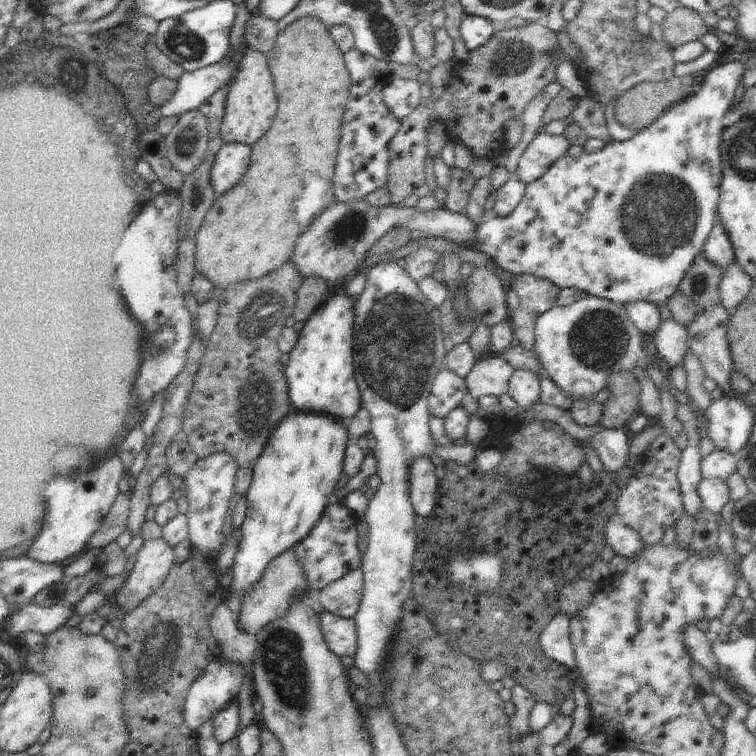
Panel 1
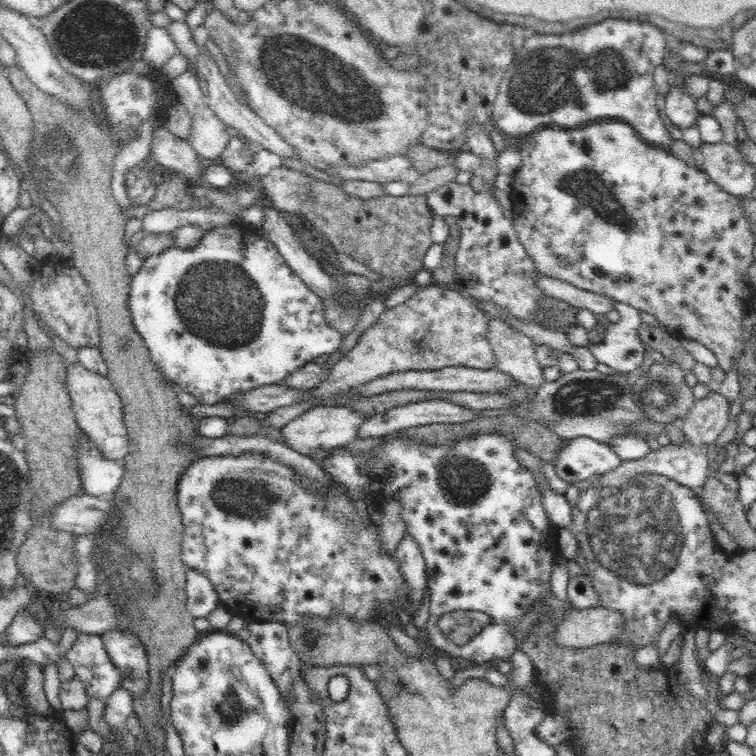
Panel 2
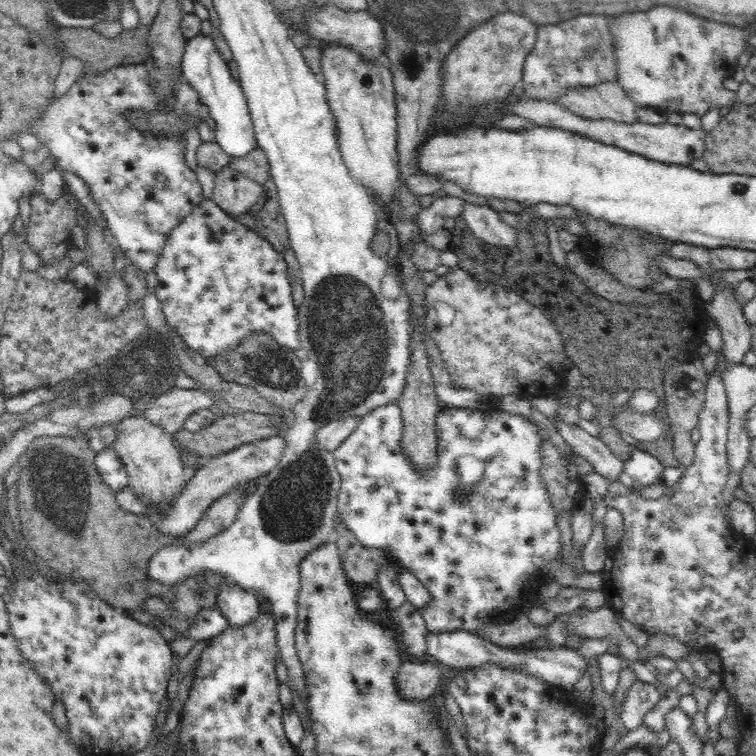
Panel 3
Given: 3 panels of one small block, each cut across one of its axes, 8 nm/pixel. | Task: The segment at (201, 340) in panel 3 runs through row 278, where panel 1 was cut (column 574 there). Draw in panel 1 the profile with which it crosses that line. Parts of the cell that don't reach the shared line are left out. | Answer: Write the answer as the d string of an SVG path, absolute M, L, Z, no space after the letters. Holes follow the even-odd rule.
M728 62L728 64L716 64L706 76L696 94L684 98L674 108L665 111L654 124L636 134L634 138L626 141L614 141L607 144L595 153L583 153L579 158L566 155L546 170L537 180L528 184L524 197L516 209L506 218L487 218L476 228L474 242L461 244L462 248L472 248L489 256L499 266L499 269L508 271L514 275L533 275L554 282L560 289L567 287L582 290L588 295L601 297L616 304L624 305L626 302L638 302L648 300L656 306L664 306L672 298L674 292L678 291L688 268L696 260L696 256L704 249L706 238L714 228L714 220L717 218L719 187L722 183L722 158L720 154L720 142L724 126L722 120L729 111L732 101L735 99L736 88L742 86L744 76L744 64L742 62Z

